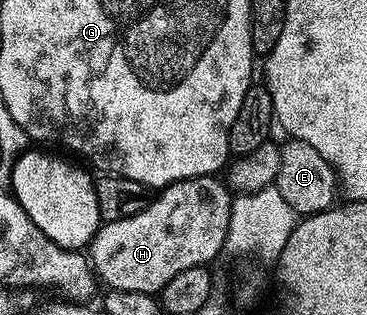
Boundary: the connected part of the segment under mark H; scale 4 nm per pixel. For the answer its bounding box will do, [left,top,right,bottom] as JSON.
[88,176,231,294]

